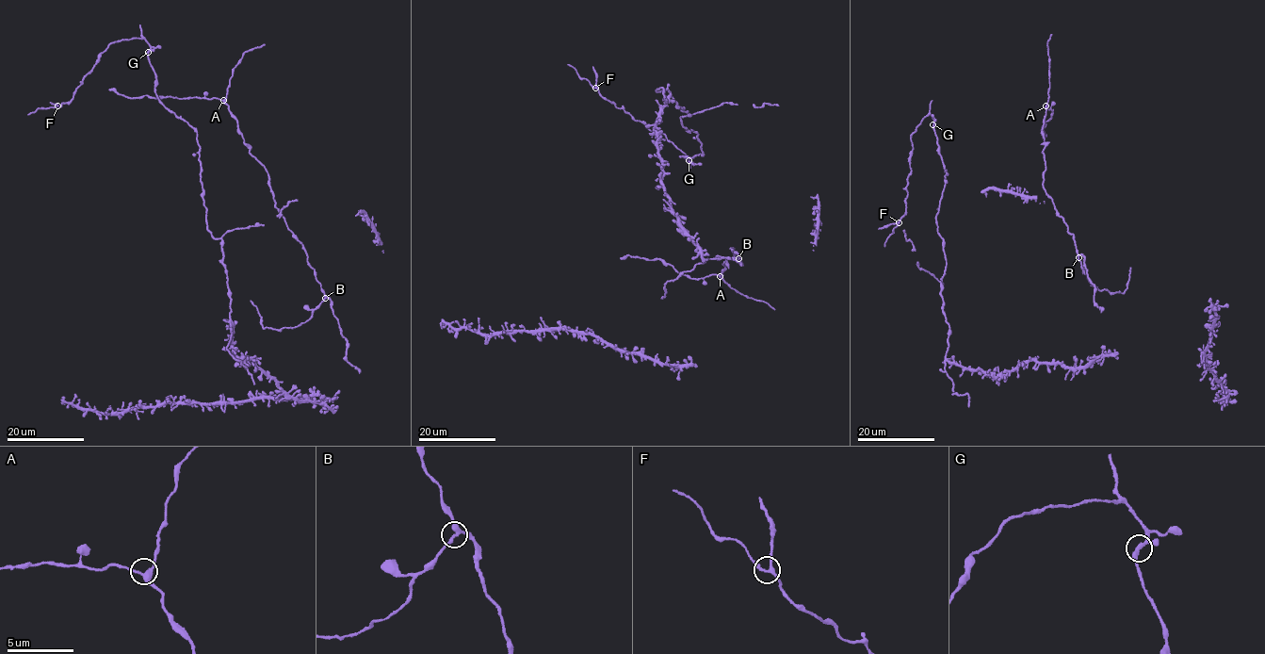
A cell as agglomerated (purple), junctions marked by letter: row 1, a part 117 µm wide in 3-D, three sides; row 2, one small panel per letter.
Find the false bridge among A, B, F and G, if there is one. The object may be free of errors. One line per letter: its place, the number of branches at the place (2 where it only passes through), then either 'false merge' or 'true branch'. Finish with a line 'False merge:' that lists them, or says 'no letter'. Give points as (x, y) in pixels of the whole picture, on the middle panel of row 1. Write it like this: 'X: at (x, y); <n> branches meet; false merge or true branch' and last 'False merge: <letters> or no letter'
A: at (720, 276); 3 branches meet; true branch
B: at (738, 258); 3 branches meet; false merge
F: at (595, 88); 3 branches meet; true branch
G: at (689, 160); 3 branches meet; true branch
False merge: B

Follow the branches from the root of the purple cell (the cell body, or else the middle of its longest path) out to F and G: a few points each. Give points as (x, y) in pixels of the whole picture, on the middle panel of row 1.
F: (666, 189), (657, 112), (670, 93), (690, 116), (681, 123), (703, 154), (679, 155), (692, 163), (595, 88)
G: (666, 189), (655, 127), (670, 93), (690, 116), (681, 123), (702, 144), (702, 155), (679, 155), (689, 160)

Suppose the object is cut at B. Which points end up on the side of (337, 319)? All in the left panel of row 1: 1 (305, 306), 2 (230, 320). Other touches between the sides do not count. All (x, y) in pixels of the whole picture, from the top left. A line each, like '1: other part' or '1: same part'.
1: other part
2: same part

